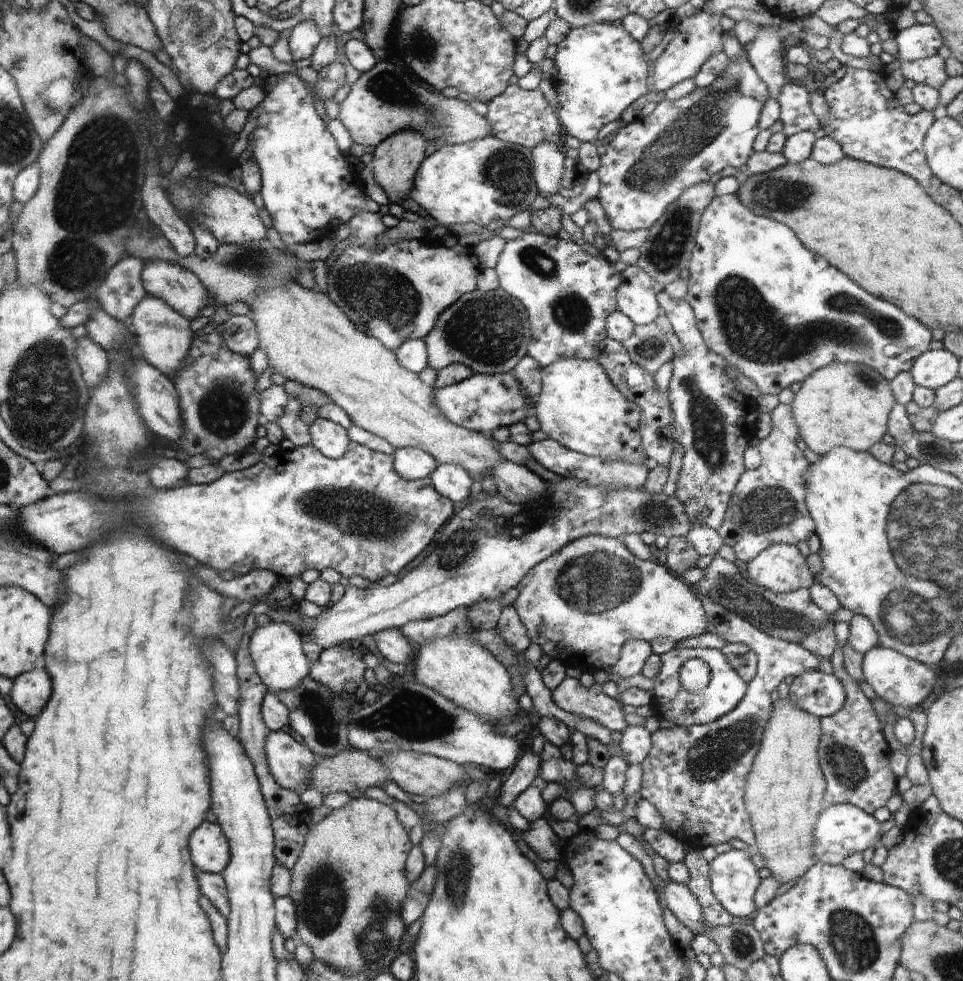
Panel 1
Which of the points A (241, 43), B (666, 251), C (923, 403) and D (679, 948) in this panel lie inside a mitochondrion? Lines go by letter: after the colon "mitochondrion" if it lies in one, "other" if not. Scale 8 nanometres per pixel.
A: other
B: mitochondrion
C: other
D: other

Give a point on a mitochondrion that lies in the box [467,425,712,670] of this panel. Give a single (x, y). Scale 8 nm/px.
(601, 579)

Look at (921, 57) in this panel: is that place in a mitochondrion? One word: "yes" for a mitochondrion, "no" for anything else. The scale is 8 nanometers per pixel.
no

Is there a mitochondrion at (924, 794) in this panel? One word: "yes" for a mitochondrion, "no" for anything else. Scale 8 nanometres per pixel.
no

